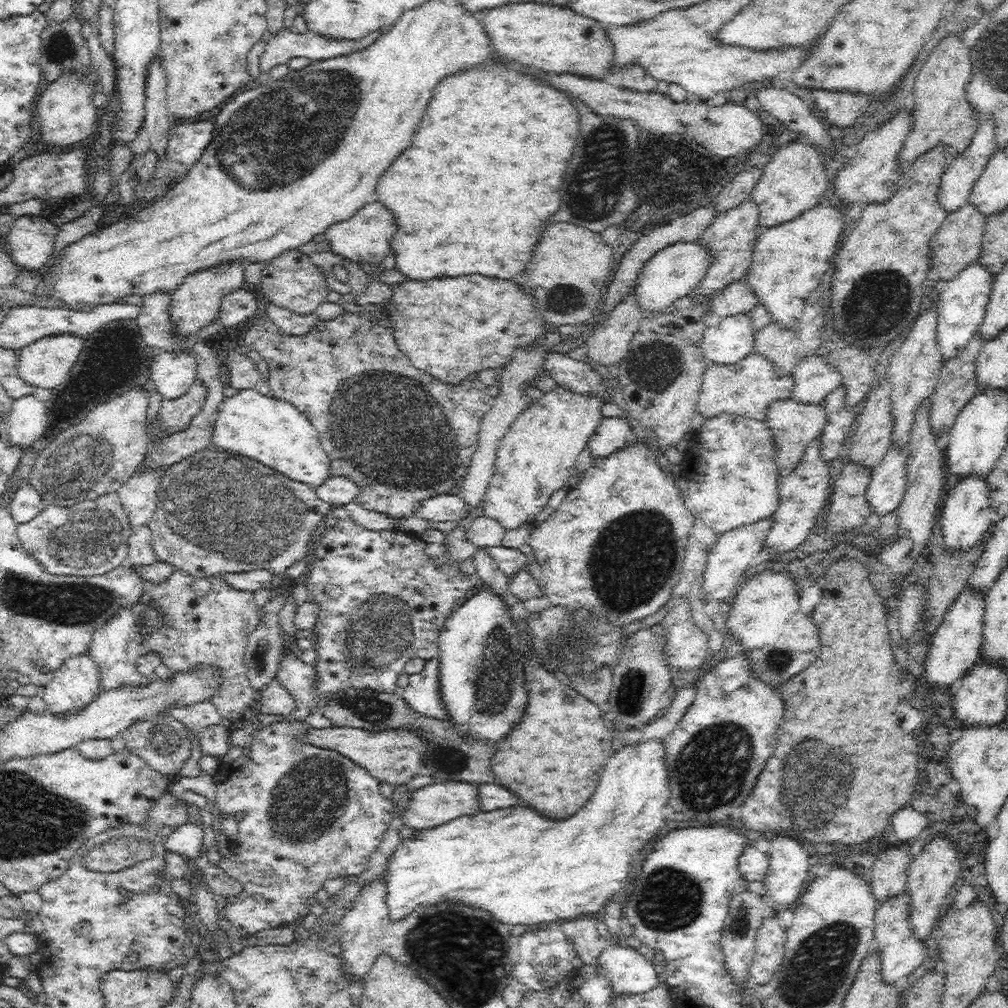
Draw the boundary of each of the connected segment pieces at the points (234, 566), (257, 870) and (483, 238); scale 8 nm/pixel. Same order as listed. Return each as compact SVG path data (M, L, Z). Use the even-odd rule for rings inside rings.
M209 449L168 468L159 488L153 523L149 524L151 547L156 561L186 571L192 578L267 570L281 579L292 564L310 557L323 518L330 509L328 503L314 495L309 484L292 480L245 456Z
M280 721L263 728L248 745L243 747L242 754L233 762L220 764L220 770L213 775L216 782L216 805L219 812L234 814L234 812L246 812L246 816L240 819L240 838L236 842L236 848L229 859L222 858L219 866L222 867L230 876L236 878L244 885L244 890L236 896L224 899L223 910L225 917L235 927L241 929L250 935L276 928L282 922L292 923L300 917L306 916L313 911L306 901L312 897L318 890L322 889L322 880L328 876L356 876L367 867L370 854L377 850L378 844L382 841L386 830L388 830L390 819L392 818L393 803L388 798L380 795L380 785L383 783L378 778L372 776L357 762L344 757L342 753L331 748L322 748L312 744L307 740L307 736L314 730L308 722L302 721Z
M490 58L484 66L458 70L454 74L444 76L434 88L424 120L414 134L414 144L406 148L406 152L402 152L402 156L398 156L398 160L392 164L392 170L388 170L378 180L378 190L376 190L378 200L384 202L396 214L400 222L398 232L391 242L397 270L403 272L408 278L419 281L464 276L464 274L484 274L488 278L511 280L513 276L520 274L532 256L532 248L538 240L540 222L544 222L560 206L558 190L566 174L566 166L574 154L576 140L580 136L580 112L572 104L573 102L568 100L568 96L560 88L552 86L540 76L534 76L524 66L516 70L512 64L506 64L498 58Z

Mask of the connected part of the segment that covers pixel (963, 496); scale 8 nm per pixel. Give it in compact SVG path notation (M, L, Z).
M978 472L961 476L958 482L948 490L948 498L942 503L942 514L940 514L941 532L945 540L945 548L966 548L974 546L986 530L990 530L998 517L990 502L989 479Z

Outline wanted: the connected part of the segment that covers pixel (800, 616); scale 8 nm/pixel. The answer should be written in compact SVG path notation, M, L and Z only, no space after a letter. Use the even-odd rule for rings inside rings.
M756 568L750 573L750 580L742 583L739 590L731 599L731 611L727 620L728 631L739 638L741 644L748 648L750 656L754 658L754 670L766 682L772 686L779 687L784 680L790 676L802 672L810 662L818 658L820 652L820 627L815 621L812 610L804 610L801 605L800 588L801 582L796 582L788 570L774 570L774 568L764 568L760 574Z

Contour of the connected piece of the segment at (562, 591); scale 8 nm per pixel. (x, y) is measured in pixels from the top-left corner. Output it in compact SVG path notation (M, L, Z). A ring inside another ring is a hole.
M634 438L626 444L622 444L620 448L614 448L610 454L606 456L596 456L592 460L590 468L587 468L581 477L580 482L567 492L565 498L546 520L536 524L533 528L527 544L532 546L534 551L534 562L540 564L541 577L540 587L541 593L545 593L550 604L564 604L566 606L587 606L587 608L595 608L600 614L607 616L613 620L618 626L626 626L635 619L644 619L656 613L667 600L672 596L671 589L678 583L680 570L684 558L684 546L686 546L686 536L690 532L695 520L695 516L689 511L685 503L685 496L676 486L674 478L668 478L670 474L658 464L654 452L650 450L650 446L646 442L640 442Z

